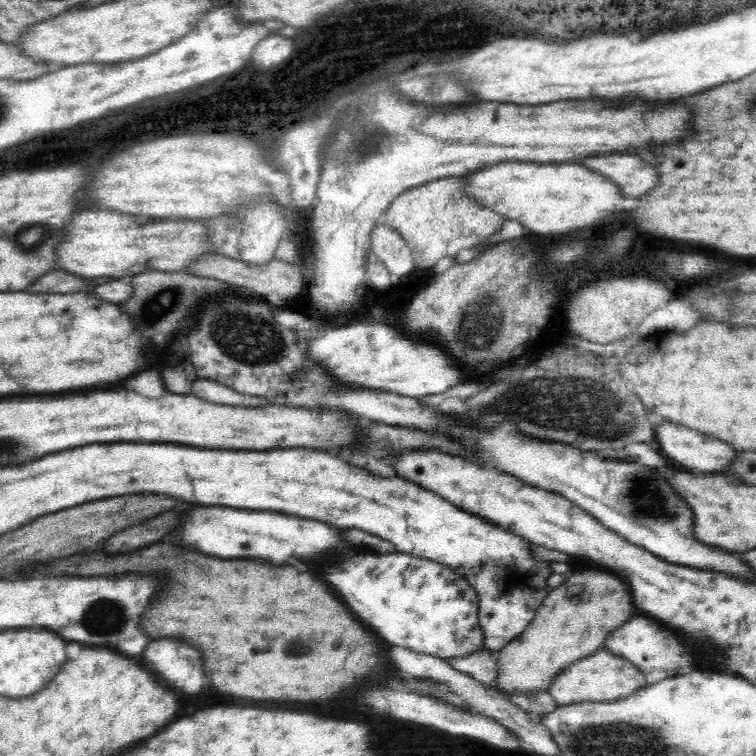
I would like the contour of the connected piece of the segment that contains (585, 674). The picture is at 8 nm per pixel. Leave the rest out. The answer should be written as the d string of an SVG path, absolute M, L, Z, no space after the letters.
M600 648L556 673L546 690L556 705L570 705L572 702L606 702L622 698L646 684L645 676L631 662Z

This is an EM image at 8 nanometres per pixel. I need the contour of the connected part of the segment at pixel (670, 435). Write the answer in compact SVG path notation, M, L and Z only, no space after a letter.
M664 420L662 426L656 426L656 436L654 436L655 448L658 450L660 456L664 456L668 462L672 464L678 464L680 468L688 470L688 472L716 472L716 470L722 470L726 464L730 464L730 460L734 458L734 450L730 446L726 446L724 442L712 438L712 436L704 436L696 430L690 430L682 424L676 424L676 422L668 422Z

